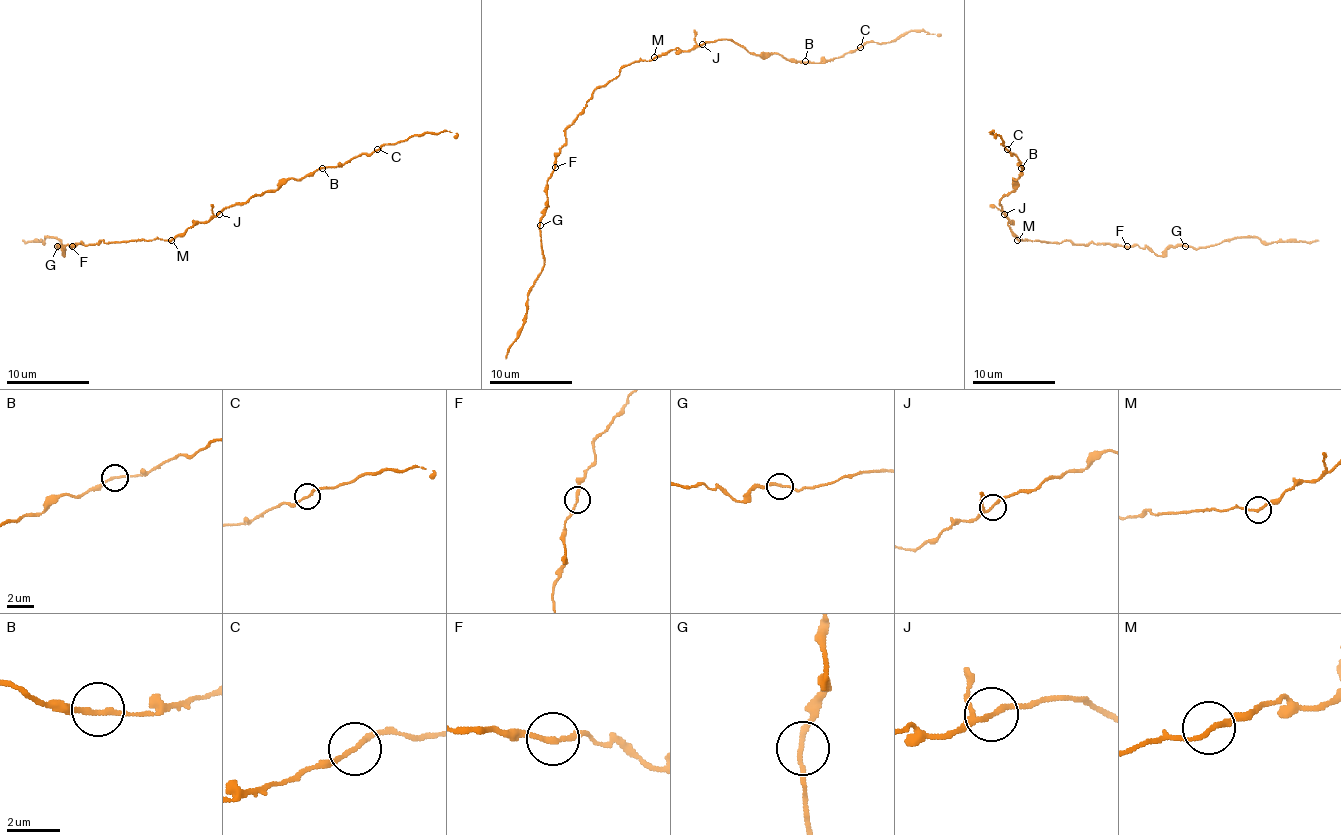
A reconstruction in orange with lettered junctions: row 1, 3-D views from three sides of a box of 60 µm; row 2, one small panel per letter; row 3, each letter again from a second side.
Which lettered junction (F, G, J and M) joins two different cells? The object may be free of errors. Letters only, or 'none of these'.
none of these

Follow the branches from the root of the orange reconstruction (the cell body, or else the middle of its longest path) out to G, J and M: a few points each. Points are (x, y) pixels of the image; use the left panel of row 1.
G: (154, 240), (100, 240), (96, 244), (67, 244), (63, 254), (63, 248), (57, 246)
J: (154, 240), (171, 240), (181, 236), (196, 223), (206, 223), (218, 213)
M: (154, 240), (171, 240)

